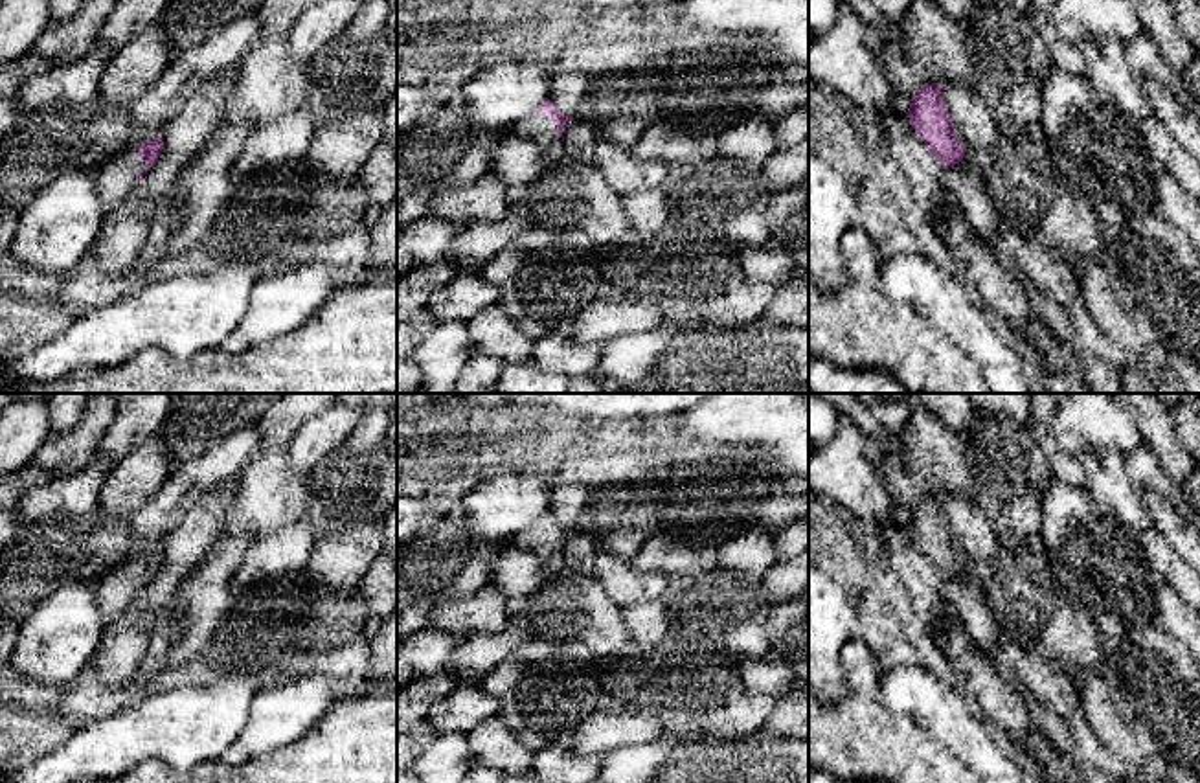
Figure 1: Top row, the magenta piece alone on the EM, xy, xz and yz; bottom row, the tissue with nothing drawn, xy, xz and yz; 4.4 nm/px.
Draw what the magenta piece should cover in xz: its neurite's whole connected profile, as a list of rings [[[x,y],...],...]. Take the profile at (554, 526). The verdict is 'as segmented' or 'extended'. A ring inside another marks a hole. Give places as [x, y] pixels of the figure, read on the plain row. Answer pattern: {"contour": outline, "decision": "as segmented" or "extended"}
{"contour": [[[546,511],[531,528],[522,529],[511,544],[538,557],[559,551],[573,528],[564,528],[551,511]]], "decision": "extended"}

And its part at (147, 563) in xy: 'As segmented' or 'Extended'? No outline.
Extended

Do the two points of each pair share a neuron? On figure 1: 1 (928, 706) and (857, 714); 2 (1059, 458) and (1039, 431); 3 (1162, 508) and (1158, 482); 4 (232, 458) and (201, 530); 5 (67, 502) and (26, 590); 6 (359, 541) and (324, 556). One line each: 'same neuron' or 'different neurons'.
1: different neurons
2: same neuron
3: different neurons
4: different neurons
5: different neurons
6: same neuron

